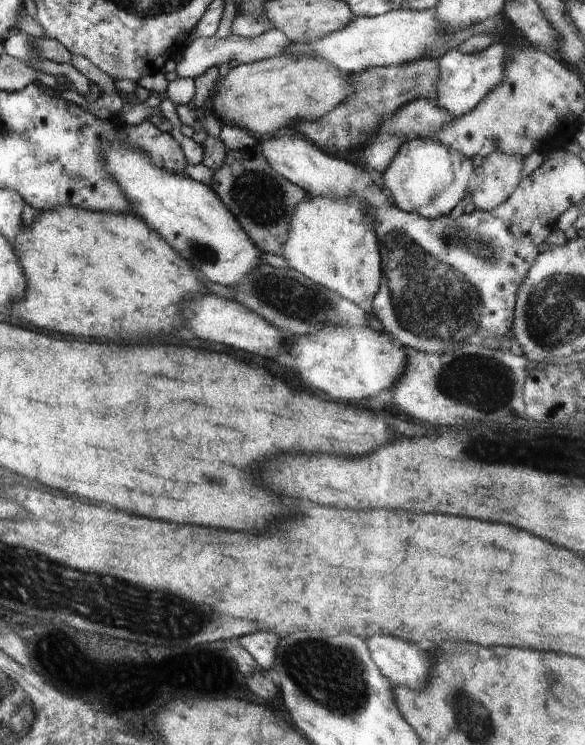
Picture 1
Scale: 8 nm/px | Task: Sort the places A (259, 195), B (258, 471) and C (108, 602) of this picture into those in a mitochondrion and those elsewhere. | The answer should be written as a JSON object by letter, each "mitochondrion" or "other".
{"A":"mitochondrion","B":"other","C":"mitochondrion"}

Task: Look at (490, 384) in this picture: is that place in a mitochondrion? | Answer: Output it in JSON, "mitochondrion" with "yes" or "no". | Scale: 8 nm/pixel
{"mitochondrion":"yes"}

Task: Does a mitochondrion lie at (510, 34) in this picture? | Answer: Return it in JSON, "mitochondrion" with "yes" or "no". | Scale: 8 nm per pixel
{"mitochondrion":"no"}

